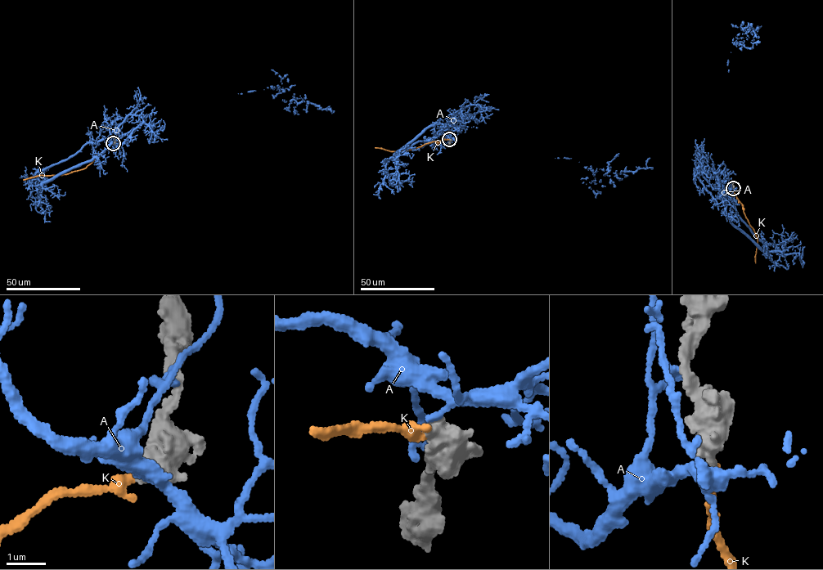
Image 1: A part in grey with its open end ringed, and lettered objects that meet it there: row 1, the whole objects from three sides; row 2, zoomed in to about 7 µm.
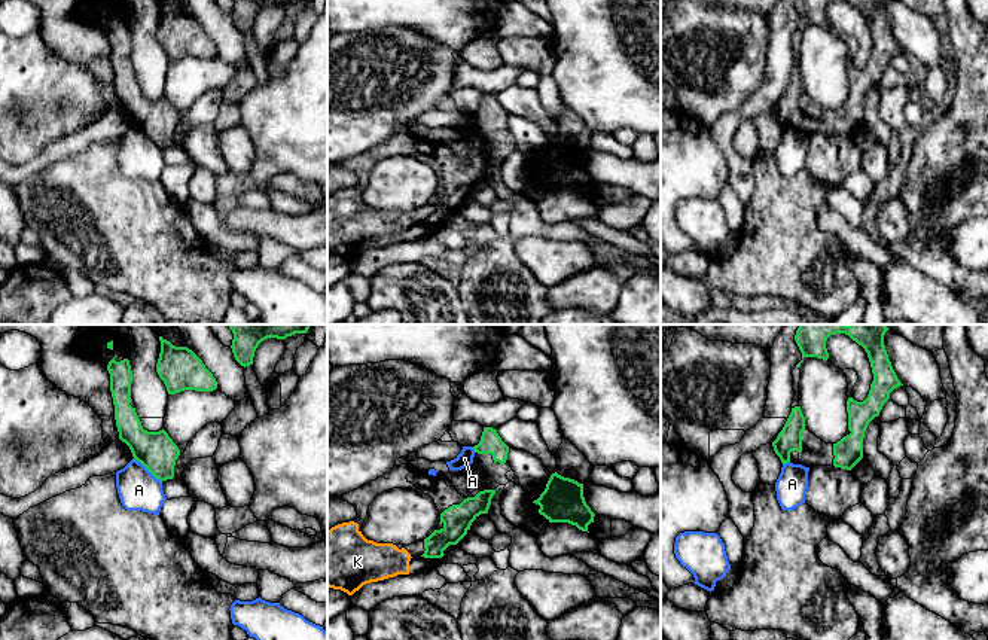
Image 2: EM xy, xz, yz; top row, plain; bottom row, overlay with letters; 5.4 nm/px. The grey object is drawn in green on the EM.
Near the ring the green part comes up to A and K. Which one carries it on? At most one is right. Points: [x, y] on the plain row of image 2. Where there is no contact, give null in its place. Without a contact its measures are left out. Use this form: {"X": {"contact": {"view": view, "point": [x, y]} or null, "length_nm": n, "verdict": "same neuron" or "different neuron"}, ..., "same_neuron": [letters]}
{"A": {"contact": {"view": "xy", "point": [148, 136]}, "length_nm": 200, "verdict": "different neuron"}, "K": {"contact": null, "verdict": "same neuron"}, "same_neuron": ["K"]}

